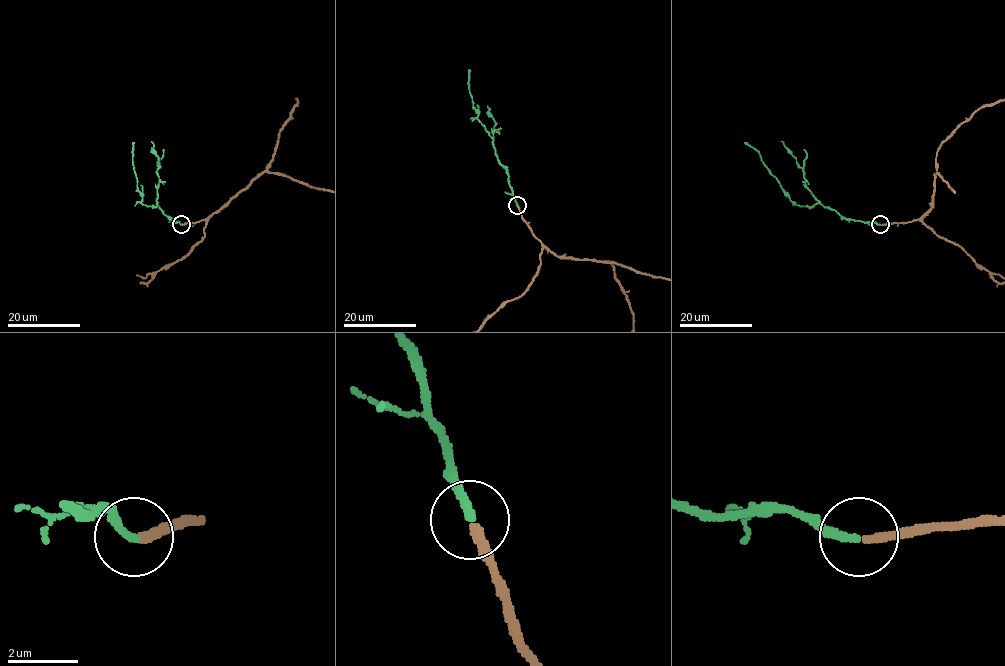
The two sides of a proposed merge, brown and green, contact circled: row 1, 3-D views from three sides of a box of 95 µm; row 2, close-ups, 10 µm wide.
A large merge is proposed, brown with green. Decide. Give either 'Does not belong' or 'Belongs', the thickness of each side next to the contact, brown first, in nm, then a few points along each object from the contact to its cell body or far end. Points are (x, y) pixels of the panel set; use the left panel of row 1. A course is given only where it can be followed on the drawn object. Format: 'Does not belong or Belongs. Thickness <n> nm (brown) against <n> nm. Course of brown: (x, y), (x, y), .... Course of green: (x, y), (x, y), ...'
Belongs. Thickness 240 nm (brown) against 240 nm. Course of green: (181, 225), (169, 218), (157, 203), (155, 207), (141, 203), (142, 194), (137, 187), (132, 163), (132, 142)

